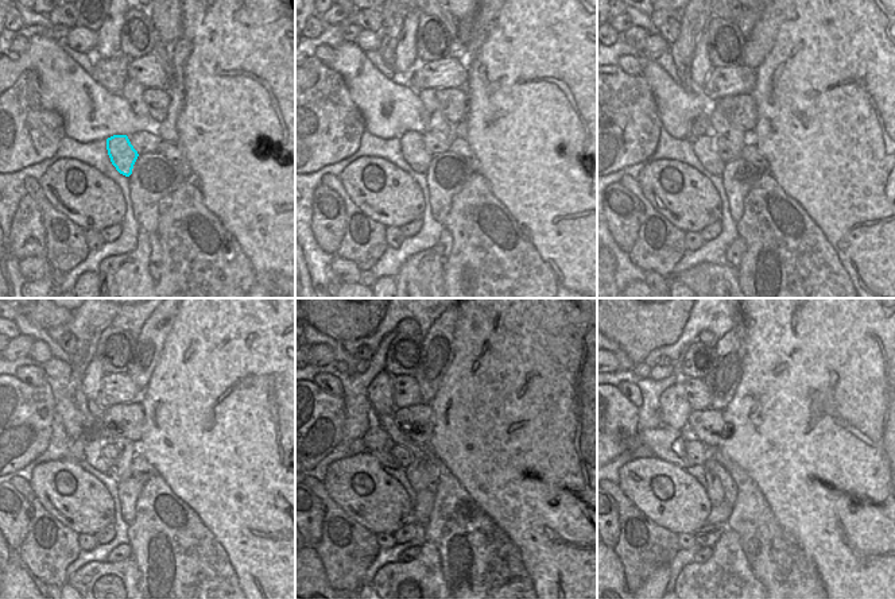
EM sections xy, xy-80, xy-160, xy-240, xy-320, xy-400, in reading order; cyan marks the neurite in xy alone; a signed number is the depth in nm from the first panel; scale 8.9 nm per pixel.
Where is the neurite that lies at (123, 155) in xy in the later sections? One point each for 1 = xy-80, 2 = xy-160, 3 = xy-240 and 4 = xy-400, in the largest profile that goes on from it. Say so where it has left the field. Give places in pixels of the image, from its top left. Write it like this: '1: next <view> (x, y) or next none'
1: next xy-80 (413, 147)
2: next xy-160 (704, 147)
3: next xy-240 (90, 452)
4: next xy-400 (666, 443)

